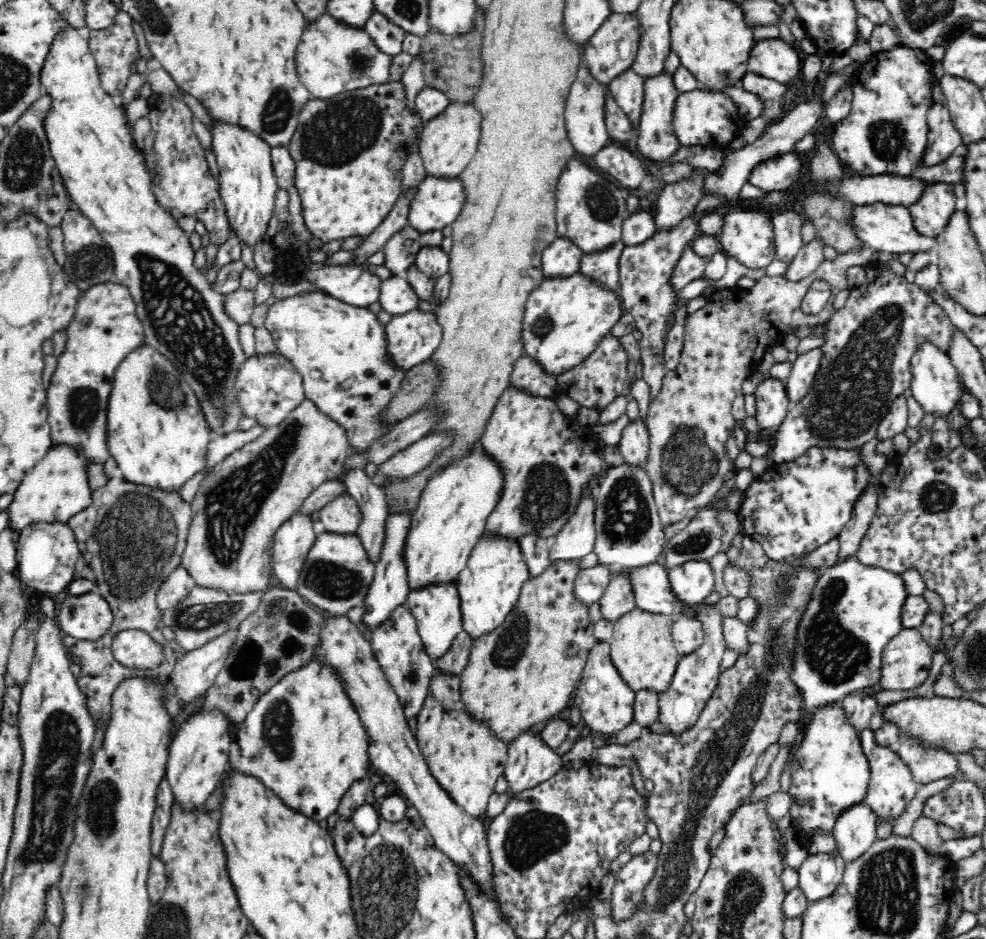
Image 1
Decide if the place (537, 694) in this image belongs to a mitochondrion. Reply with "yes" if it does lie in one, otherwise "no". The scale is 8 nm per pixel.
no

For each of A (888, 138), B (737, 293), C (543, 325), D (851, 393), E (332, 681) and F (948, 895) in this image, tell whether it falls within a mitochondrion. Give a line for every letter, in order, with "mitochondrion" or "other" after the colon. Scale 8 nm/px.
A: mitochondrion
B: other
C: mitochondrion
D: mitochondrion
E: other
F: other

